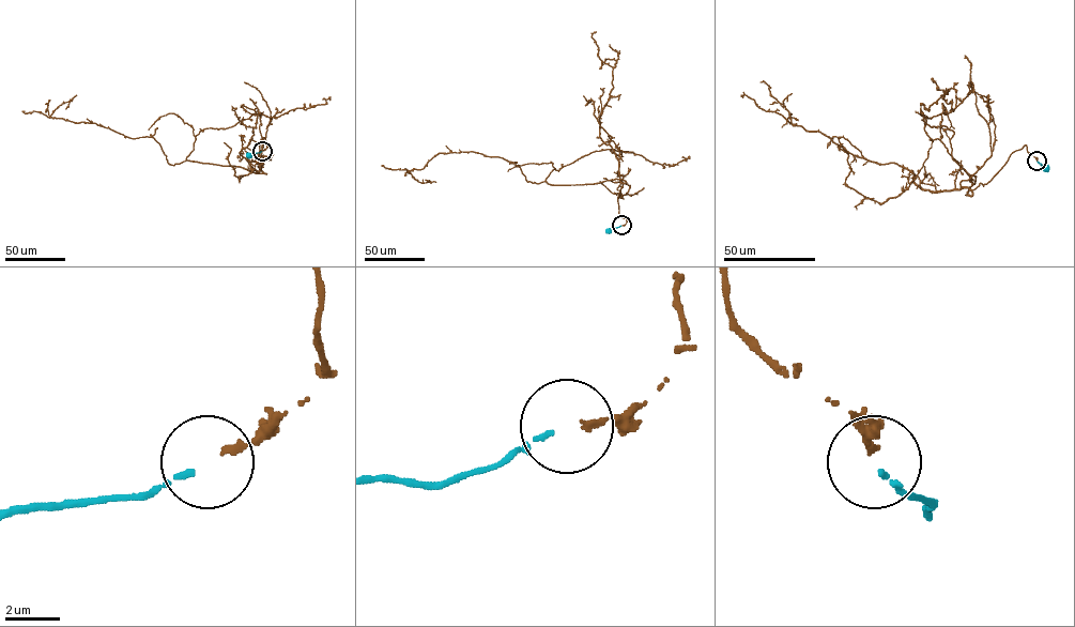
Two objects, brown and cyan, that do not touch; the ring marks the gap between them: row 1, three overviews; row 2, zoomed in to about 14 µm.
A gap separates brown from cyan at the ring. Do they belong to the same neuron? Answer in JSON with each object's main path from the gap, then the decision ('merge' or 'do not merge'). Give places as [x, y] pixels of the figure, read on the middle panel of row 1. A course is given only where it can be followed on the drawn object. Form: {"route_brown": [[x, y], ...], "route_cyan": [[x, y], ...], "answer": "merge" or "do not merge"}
{"route_brown": [[622, 225], [624, 180], [532, 183], [511, 162], [462, 151], [410, 171], [435, 182]], "route_cyan": [[620, 226], [608, 230]], "answer": "merge"}

